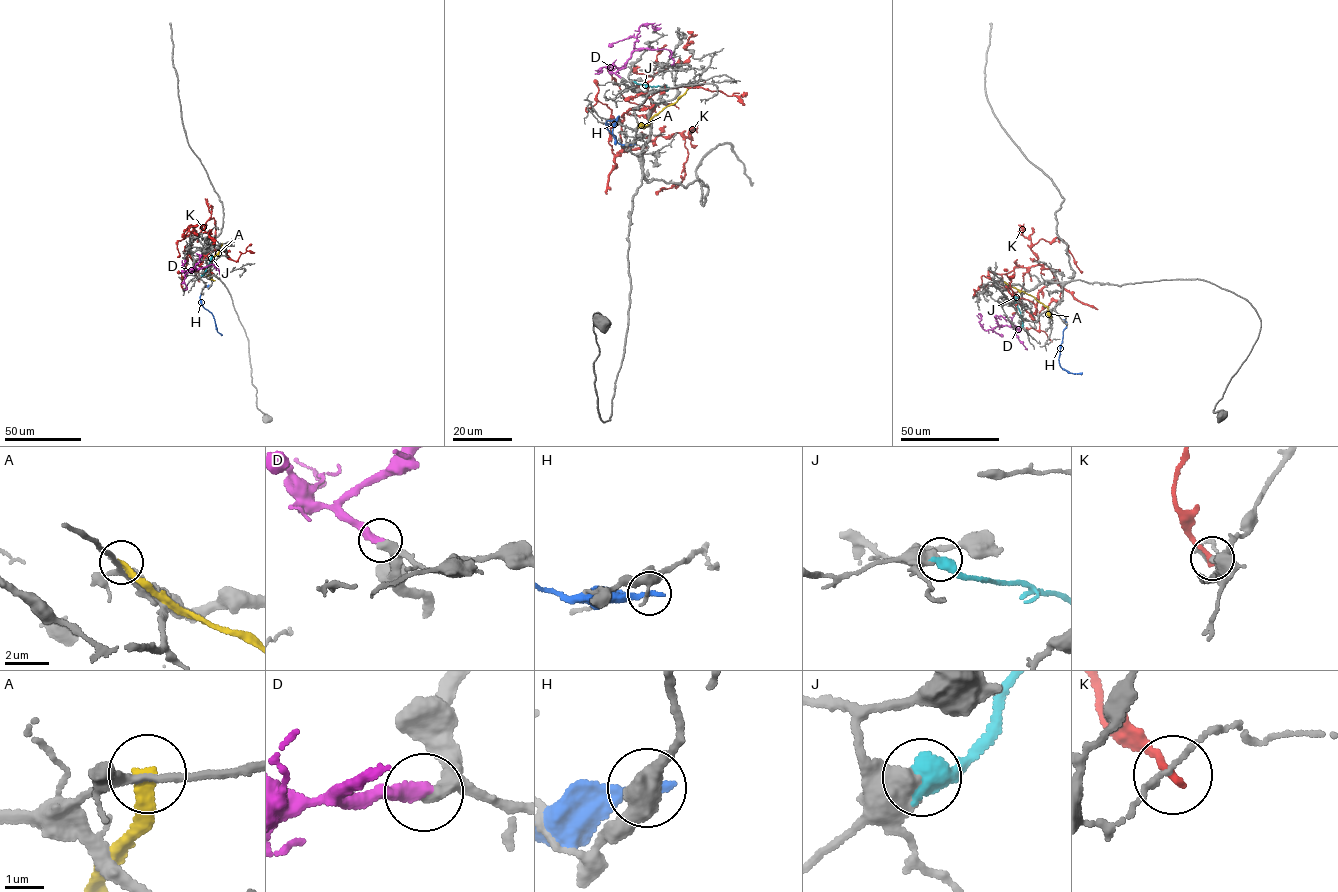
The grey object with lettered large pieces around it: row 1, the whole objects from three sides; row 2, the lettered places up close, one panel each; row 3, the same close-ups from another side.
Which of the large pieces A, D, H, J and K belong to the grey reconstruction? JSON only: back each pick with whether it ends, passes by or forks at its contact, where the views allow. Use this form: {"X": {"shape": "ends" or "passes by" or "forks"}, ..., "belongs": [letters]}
{"D": {"shape": "ends"}, "belongs": ["D"]}

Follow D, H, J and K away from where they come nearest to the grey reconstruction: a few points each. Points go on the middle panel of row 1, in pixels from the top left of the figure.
D: (621, 78), (615, 73), (634, 50), (666, 49), (674, 60), (671, 65)
H: (633, 144), (622, 145), (606, 128), (606, 121), (618, 115), (613, 129), (615, 144)
J: (634, 81), (667, 87), (665, 90)
K: (587, 111), (598, 101), (611, 110), (615, 154), (643, 146), (649, 82), (692, 54), (687, 31)

